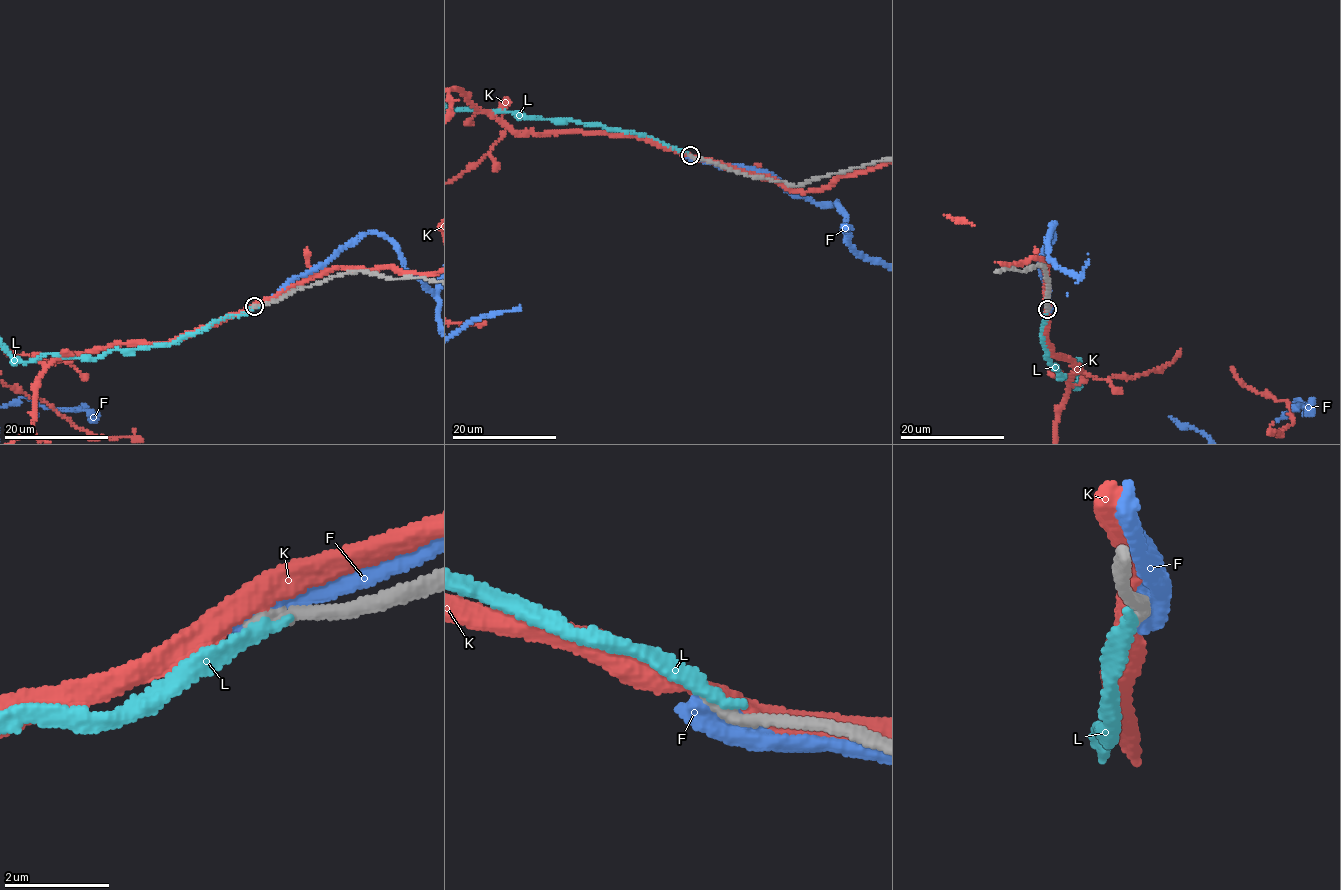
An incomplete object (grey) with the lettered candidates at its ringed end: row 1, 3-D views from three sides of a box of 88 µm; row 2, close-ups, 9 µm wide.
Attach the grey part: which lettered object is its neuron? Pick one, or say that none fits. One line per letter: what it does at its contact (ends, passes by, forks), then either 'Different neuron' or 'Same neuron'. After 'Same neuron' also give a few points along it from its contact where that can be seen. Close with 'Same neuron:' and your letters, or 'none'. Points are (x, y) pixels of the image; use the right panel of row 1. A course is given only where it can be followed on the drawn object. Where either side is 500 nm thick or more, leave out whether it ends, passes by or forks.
F: Different neuron
K: It passes by. Different neuron
L: It ends there. Different neuron
Same neuron: none

